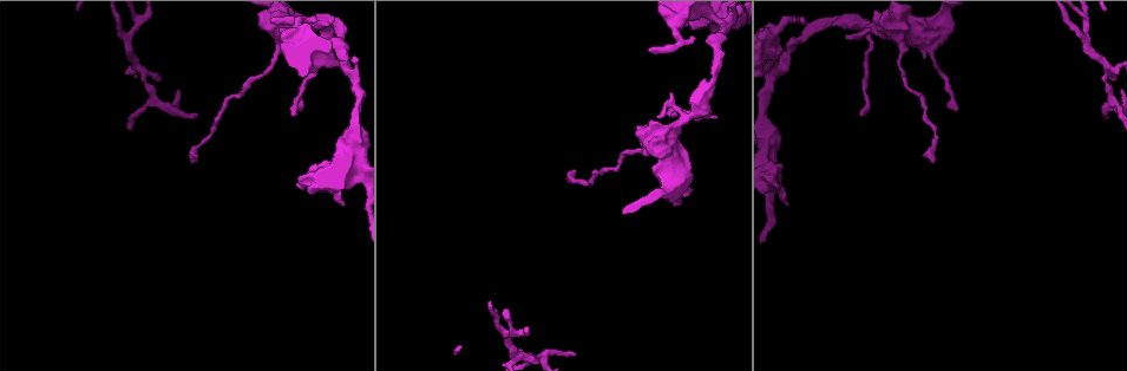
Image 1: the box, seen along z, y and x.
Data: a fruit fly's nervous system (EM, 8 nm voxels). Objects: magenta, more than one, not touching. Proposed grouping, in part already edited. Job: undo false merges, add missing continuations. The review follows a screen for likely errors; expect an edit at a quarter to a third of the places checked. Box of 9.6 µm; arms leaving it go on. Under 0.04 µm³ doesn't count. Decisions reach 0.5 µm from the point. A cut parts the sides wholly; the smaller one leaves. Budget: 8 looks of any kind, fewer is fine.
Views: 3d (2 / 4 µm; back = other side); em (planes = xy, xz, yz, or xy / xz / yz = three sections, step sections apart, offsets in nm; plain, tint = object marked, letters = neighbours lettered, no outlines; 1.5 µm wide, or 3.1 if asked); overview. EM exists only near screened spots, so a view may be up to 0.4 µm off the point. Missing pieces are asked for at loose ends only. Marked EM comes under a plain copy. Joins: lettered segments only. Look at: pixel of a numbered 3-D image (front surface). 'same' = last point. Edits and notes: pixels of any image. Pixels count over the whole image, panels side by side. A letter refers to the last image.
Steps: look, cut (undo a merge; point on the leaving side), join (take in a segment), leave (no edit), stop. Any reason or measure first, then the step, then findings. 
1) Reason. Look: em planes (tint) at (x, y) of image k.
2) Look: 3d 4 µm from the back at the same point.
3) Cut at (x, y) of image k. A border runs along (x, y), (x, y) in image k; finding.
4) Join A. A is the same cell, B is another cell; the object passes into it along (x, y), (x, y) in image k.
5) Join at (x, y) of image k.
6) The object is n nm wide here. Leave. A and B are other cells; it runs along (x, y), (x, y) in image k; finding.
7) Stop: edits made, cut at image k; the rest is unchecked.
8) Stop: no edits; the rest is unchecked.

Arms run side by side. Look: em planes (letters) at (781, 67) of image 1.

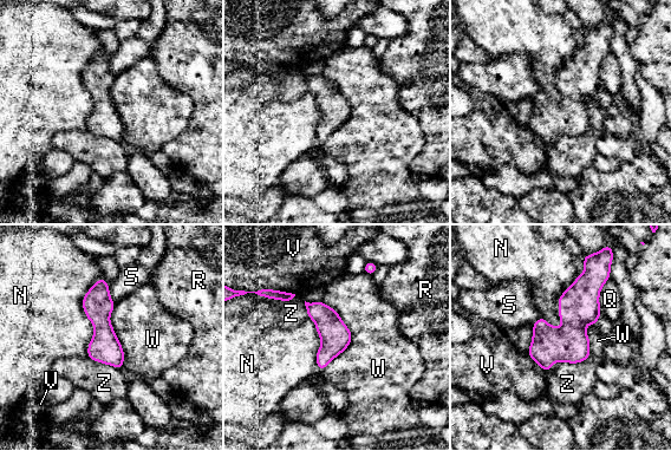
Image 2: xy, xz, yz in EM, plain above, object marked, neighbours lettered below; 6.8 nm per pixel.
The longest contact is with N, 550 nm. Leave. N, Q, R, S, V, W and Z are other cells; a border runs along (323, 301), (351, 342), (319, 371) in image 2; all the same cell.

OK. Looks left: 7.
Look: 3d 4 µm at (696, 111) of image 1.

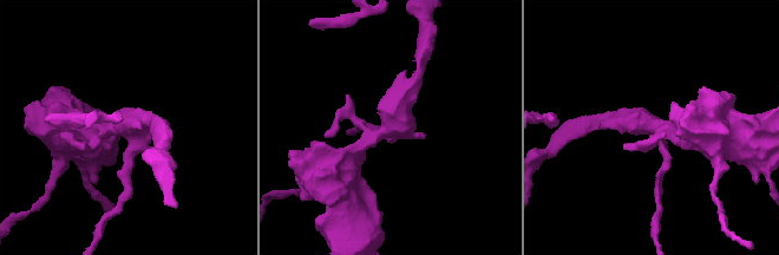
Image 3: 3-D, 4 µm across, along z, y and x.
Shape alone is not enough. Look: em planes (tint) at (390, 125) of image 3.

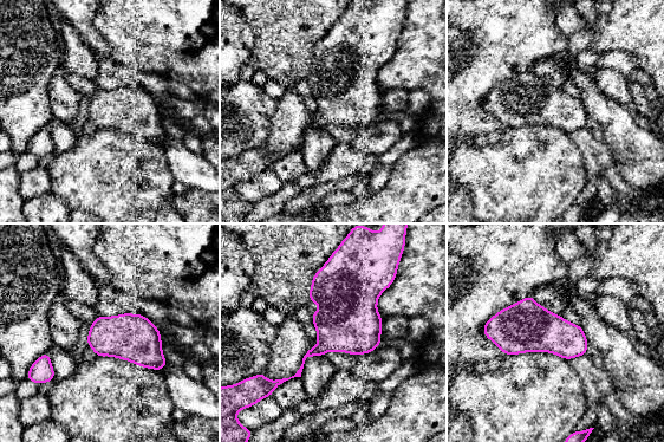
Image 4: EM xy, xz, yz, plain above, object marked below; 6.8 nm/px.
What lies round it. Look: em planes (letters) at the same point.

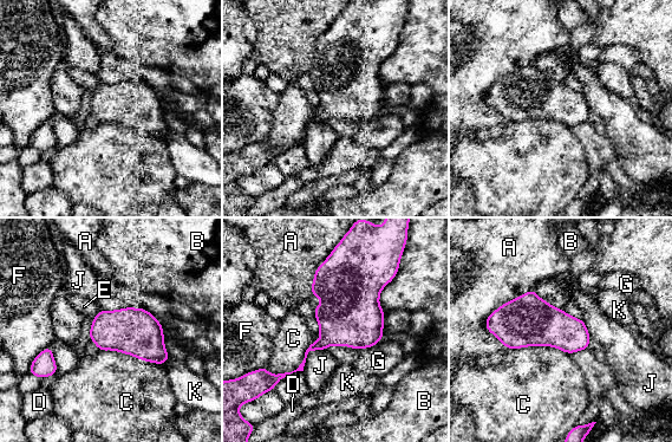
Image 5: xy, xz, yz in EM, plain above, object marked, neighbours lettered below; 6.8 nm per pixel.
Leave. A, B, C, D, E, F, G, J and K are other cells; a border runs along (99, 350), (117, 350), (164, 364) in image 5; continuous, no second cell.

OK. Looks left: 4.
Branch stops here. Look: 3d 2 µm at (574, 355) of image 1.

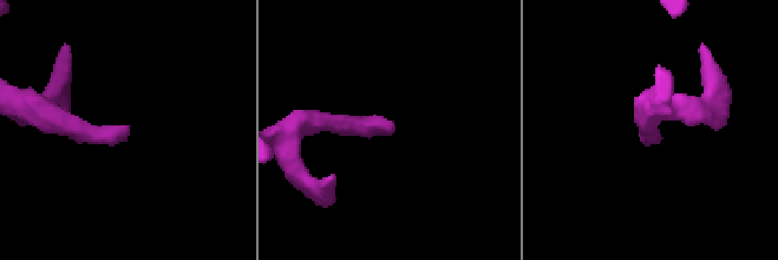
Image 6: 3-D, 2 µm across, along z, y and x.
Shape alone is not enough. Look: em planes (letters) at (389, 133) of image 6.

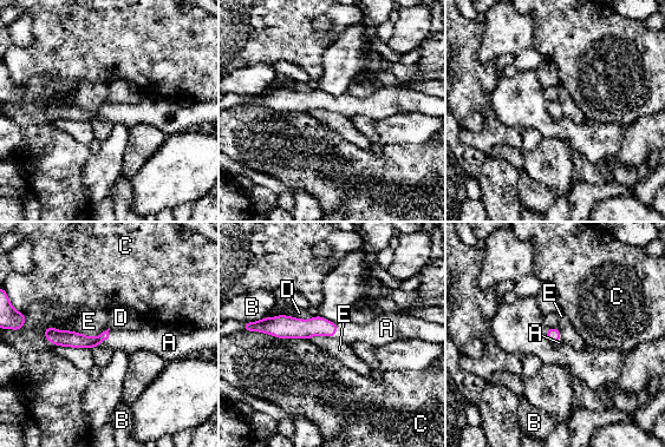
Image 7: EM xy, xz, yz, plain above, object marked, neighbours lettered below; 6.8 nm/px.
Join A. A is the same cell, B, C, D and E are other cells; the object passes into it along (70, 339), (106, 339), (129, 341) in image 7; the cell continues.

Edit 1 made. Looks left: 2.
Stop: edits made, join at image 7; the rest is unchecked.

